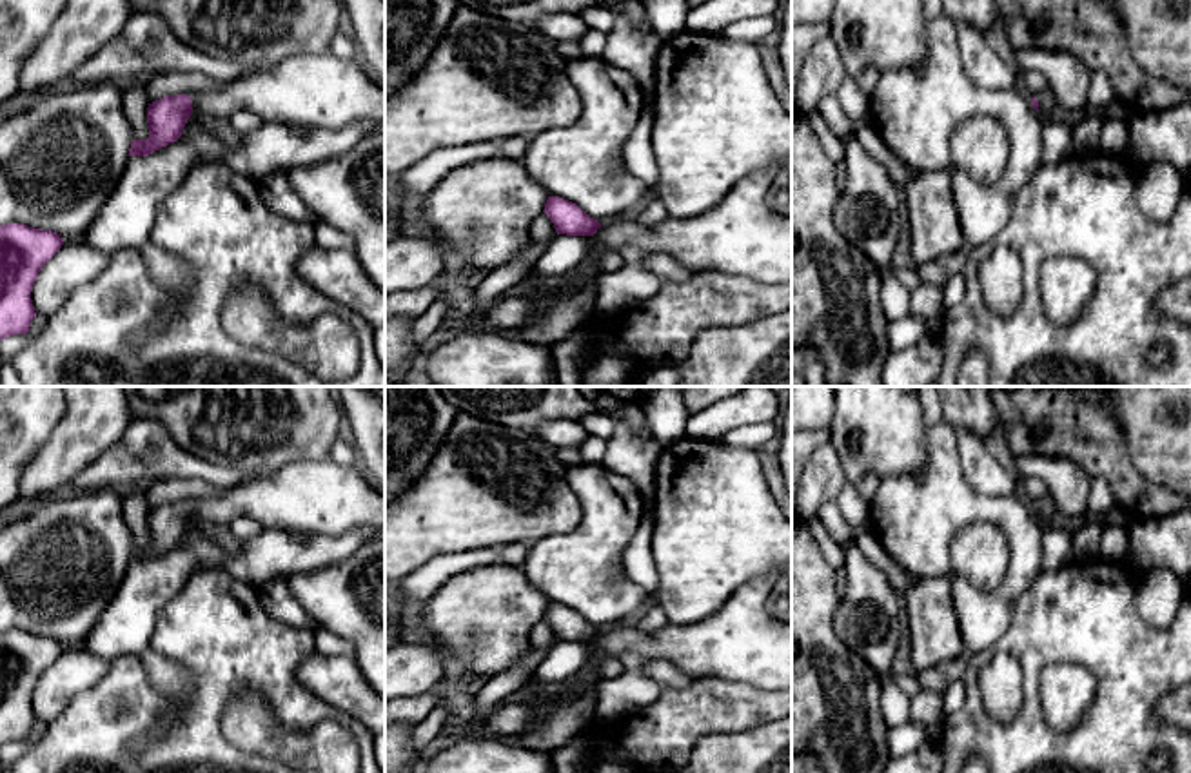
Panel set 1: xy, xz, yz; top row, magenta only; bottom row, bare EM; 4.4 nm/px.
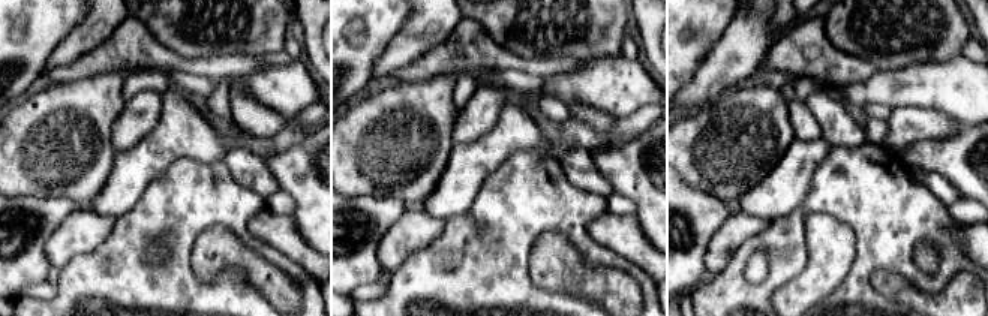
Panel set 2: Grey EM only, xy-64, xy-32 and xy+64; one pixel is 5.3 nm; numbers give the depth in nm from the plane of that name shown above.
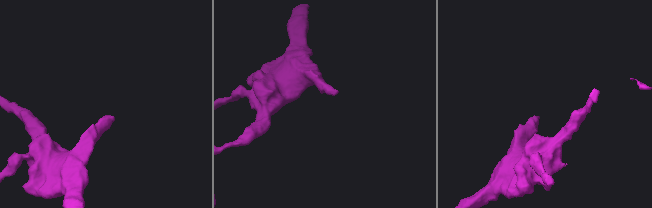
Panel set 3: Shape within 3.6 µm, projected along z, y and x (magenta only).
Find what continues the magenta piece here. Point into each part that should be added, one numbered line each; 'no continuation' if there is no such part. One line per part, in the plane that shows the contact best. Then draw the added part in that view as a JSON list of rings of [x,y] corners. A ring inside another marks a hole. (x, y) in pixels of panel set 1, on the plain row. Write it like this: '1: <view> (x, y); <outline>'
1: xy (324, 498); [[[332,459],[296,461],[276,472],[256,475],[223,490],[218,497],[189,501],[192,521],[227,526],[238,515],[249,515],[265,528],[338,537],[358,528],[385,532],[385,490],[367,481],[358,466],[341,466]]]

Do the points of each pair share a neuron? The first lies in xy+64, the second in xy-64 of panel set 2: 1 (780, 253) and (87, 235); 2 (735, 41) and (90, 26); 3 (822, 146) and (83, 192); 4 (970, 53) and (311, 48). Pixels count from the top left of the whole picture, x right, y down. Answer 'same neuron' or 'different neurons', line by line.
1: different neurons
2: same neuron
3: different neurons
4: different neurons

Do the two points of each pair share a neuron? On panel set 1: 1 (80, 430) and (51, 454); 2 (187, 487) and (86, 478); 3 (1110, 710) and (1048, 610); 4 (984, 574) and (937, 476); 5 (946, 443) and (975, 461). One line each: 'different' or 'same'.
1: same
2: different
3: same
4: different
5: different

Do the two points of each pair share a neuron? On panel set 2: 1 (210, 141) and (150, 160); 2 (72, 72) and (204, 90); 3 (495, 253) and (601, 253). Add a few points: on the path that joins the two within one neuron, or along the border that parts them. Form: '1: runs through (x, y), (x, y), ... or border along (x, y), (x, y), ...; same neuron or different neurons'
1: runs through (195, 141), (174, 141), (165, 150); same neuron
2: border along (168, 71), (185, 71), (204, 78); different neurons
3: runs through (522, 226), (526, 222), (564, 222), (574, 232); same neuron

